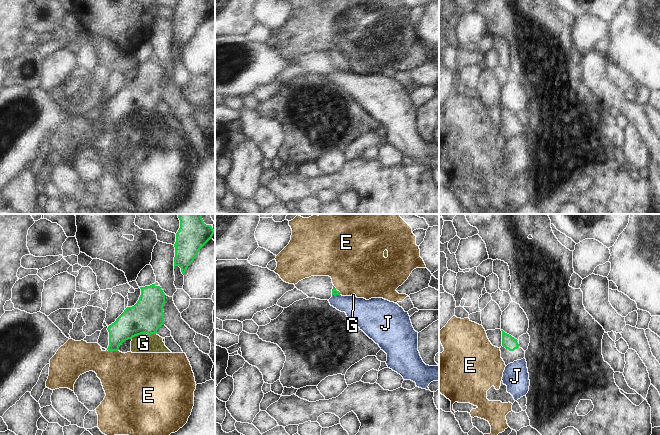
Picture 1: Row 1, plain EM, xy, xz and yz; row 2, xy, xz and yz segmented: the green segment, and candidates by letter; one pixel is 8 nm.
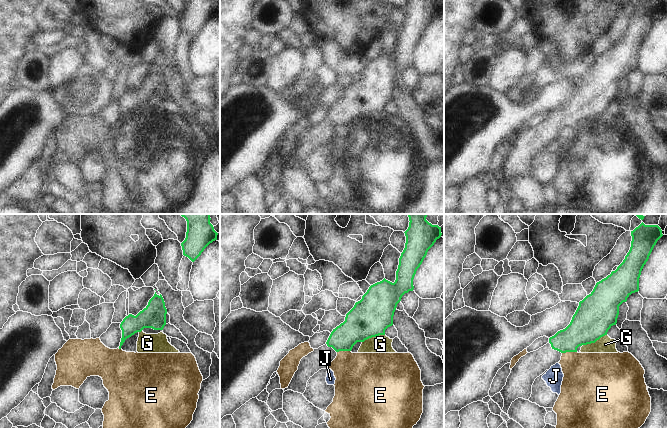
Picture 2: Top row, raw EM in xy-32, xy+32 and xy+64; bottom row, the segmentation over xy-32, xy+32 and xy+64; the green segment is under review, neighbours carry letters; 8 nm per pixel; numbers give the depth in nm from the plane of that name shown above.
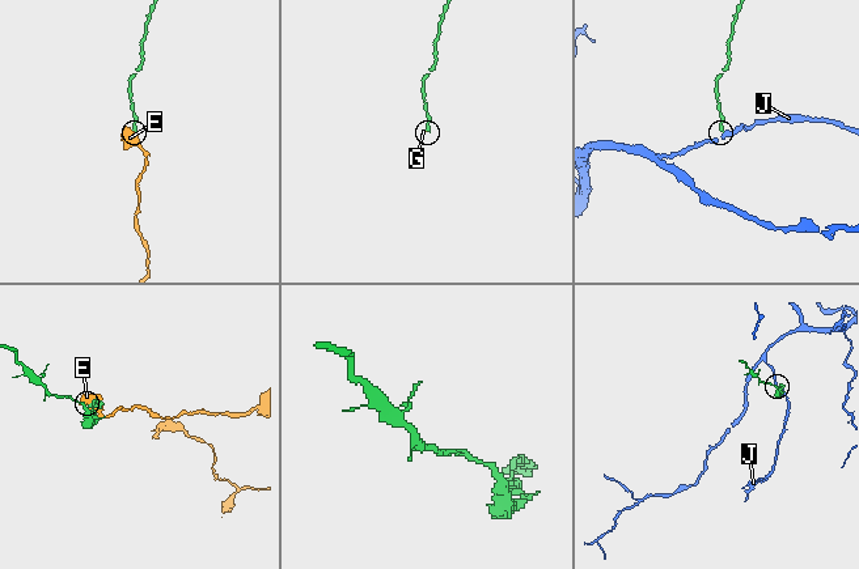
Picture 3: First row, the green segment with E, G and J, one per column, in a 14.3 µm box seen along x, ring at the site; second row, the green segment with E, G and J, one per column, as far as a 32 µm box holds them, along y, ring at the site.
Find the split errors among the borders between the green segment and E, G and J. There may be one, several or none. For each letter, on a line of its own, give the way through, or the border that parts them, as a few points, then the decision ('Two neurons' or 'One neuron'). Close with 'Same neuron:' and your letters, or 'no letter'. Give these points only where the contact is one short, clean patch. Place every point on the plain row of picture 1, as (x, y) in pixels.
E: Boundary: xy (107, 125), (117, 127). Two neurons
G: Boundary: xy (155, 109), (138, 110), (131, 114). Two neurons
J: Boundary: xz (332, 70), (339, 71). Two neurons
Same neuron: no letter.

